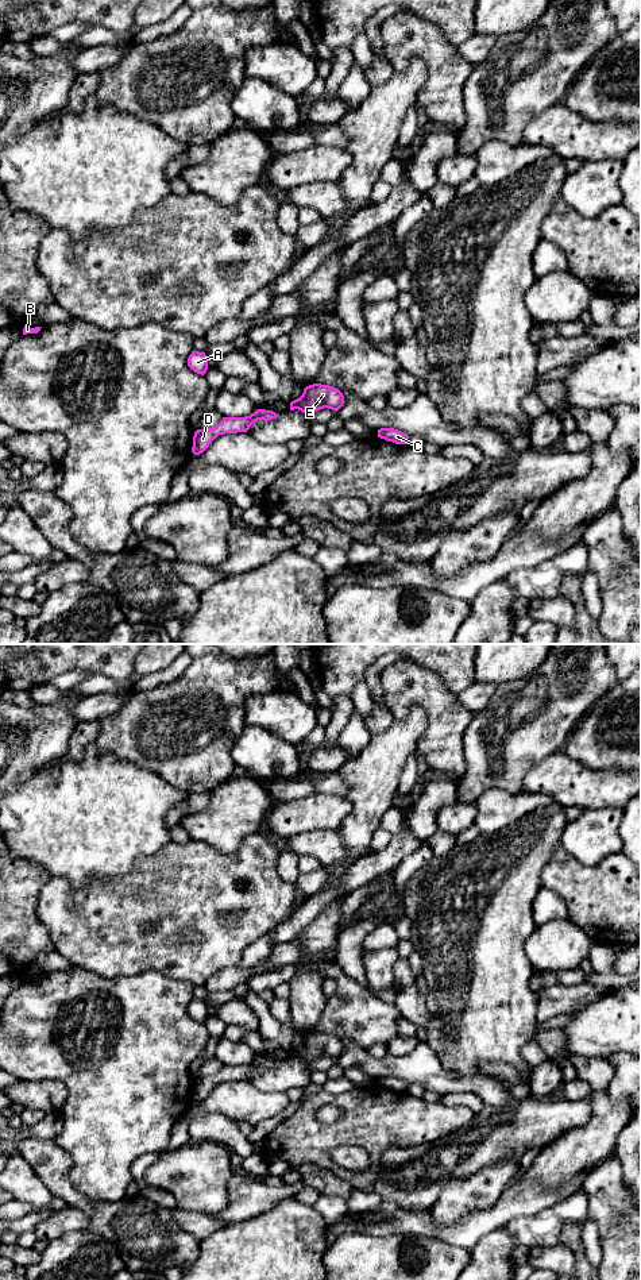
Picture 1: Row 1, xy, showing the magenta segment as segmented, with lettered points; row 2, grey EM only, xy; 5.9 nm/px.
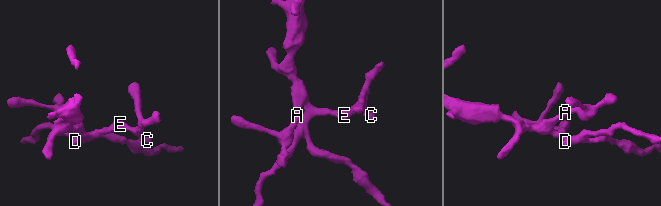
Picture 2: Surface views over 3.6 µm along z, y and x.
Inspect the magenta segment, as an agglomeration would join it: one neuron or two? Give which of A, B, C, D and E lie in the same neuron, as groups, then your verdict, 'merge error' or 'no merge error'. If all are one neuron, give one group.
A B C D E; no merge error

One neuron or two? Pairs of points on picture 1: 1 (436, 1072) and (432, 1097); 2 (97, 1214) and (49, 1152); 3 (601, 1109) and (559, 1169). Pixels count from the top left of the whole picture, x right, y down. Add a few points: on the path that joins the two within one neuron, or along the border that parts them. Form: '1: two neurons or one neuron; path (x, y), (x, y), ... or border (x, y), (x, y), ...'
1: two neurons; border (428, 1090), (441, 1094)
2: one neuron; path (81, 1202), (57, 1179), (53, 1168)
3: one neuron; path (601, 1124), (601, 1128), (574, 1155)

